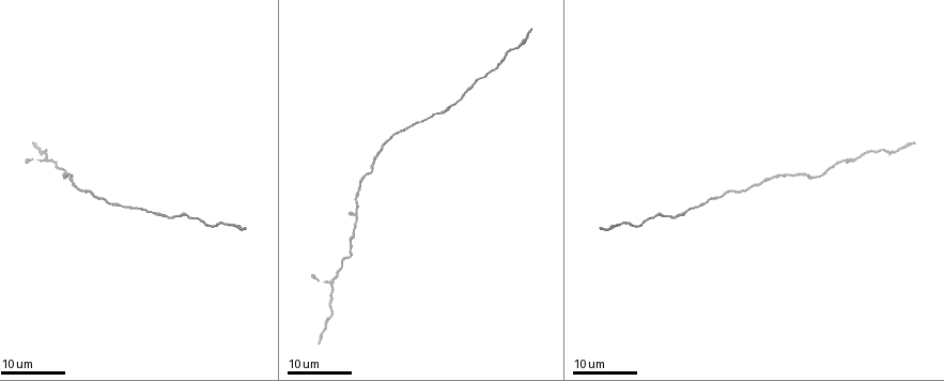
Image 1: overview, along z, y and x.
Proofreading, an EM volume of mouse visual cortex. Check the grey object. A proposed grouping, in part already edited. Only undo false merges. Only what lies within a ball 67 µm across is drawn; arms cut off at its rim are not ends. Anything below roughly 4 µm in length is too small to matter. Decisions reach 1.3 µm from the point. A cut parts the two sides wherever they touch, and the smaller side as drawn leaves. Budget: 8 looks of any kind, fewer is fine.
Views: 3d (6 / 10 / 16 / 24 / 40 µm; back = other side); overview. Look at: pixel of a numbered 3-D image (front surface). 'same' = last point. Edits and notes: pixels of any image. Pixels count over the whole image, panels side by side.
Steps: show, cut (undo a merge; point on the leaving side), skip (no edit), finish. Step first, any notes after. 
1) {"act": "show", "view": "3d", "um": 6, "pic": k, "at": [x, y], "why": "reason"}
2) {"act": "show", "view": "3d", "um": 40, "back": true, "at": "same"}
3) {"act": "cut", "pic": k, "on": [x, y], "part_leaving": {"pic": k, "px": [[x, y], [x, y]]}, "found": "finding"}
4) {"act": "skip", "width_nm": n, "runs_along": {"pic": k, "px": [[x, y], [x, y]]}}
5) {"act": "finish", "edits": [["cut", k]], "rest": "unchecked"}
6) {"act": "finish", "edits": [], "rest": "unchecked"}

{"act": "show", "view": "3d", "um": 16, "pic": 1, "at": [884, 151]}

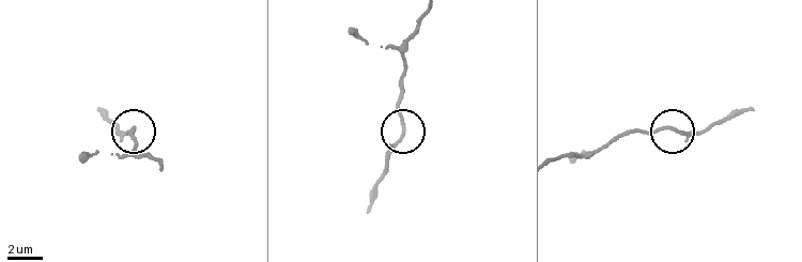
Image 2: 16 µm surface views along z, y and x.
{"act": "show", "view": "3d", "um": 10, "pic": 2, "at": [400, 134], "why": "zoom in"}

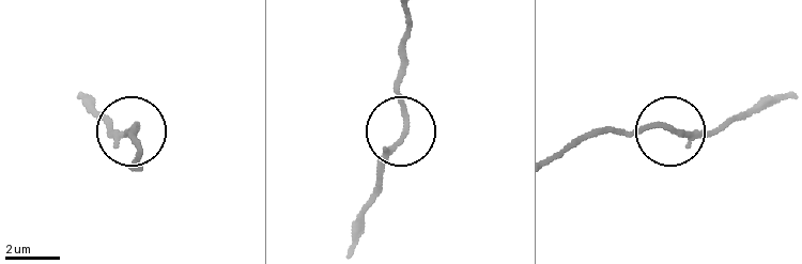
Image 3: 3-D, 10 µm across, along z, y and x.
{"act": "skip", "arms": 3, "runs_along": {"pic": 3, "px": [[406, 17], [400, 59], [406, 121], [368, 201]]}, "found": "continuous, no second neuron"}

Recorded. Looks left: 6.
{"act": "show", "view": "3d", "um": 24, "pic": 1, "at": [822, 174], "why": "thin neck"}

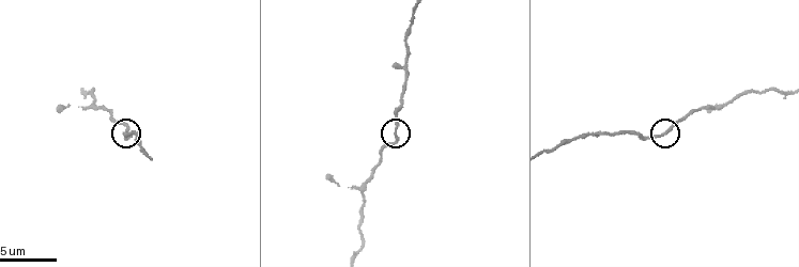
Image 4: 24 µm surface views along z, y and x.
{"act": "show", "view": "3d", "um": 10, "pic": 4, "at": [660, 133]}

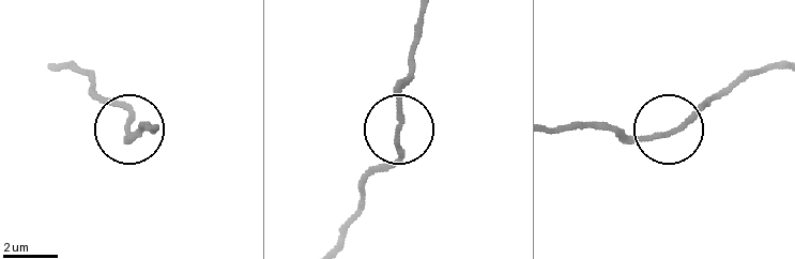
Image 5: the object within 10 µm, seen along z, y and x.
{"act": "skip", "runs_along": {"pic": 5, "px": [[423, 13], [395, 158], [361, 191]]}, "found": "continuous, no second neuron"}

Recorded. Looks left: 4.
{"act": "show", "view": "3d", "um": 10, "pic": 4, "at": [105, 106], "why": "thick turns thin"}

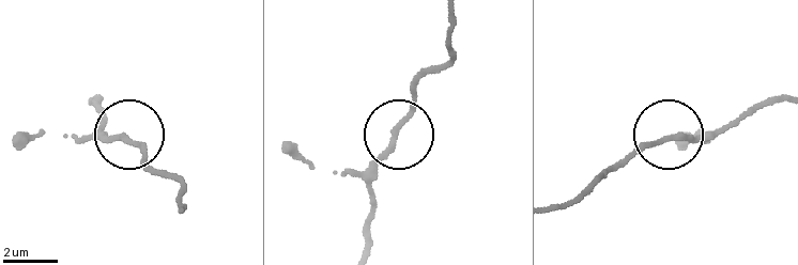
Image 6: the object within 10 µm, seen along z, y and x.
{"act": "show", "view": "3d", "um": 10, "back": true, "pic": 6, "at": [125, 138]}

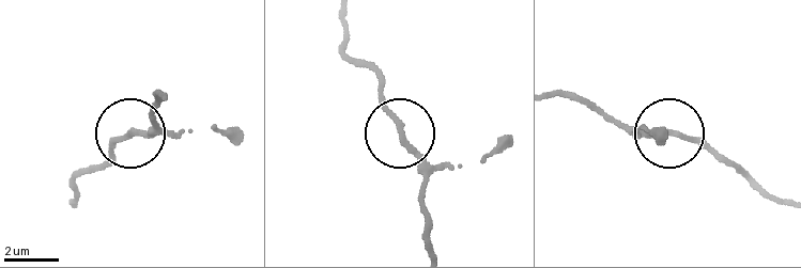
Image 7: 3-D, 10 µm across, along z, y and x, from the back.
{"act": "skip", "width_nm": 200, "found": "one neuron here"}

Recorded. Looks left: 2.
{"act": "show", "view": "3d", "um": 16, "pic": 1, "at": [685, 212], "why": "thick turns thin"}

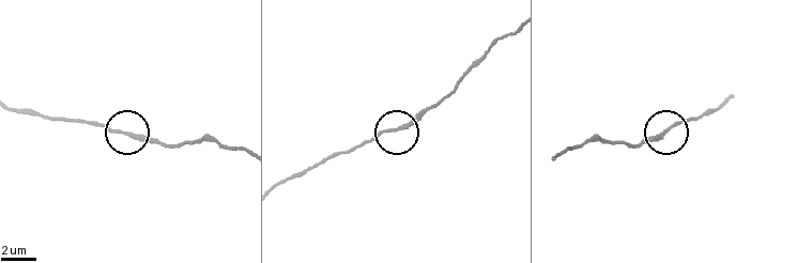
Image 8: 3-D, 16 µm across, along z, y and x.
{"act": "show", "view": "3d", "um": 6, "pic": 8, "at": [662, 137]}

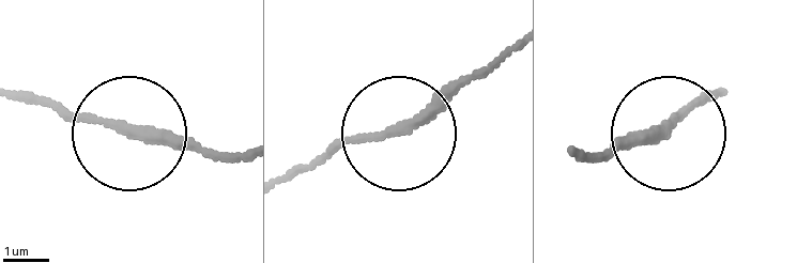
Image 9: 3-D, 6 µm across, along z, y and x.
{"act": "skip", "runs_along": {"pic": 9, "px": [[23, 94], [238, 152]]}, "found": "continuous, no second neuron"}

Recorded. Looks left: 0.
{"act": "finish", "edits": [], "rest": "unchecked"}

